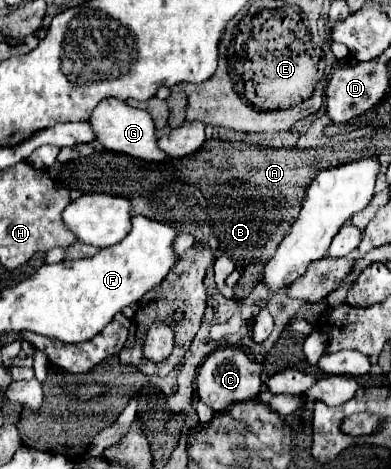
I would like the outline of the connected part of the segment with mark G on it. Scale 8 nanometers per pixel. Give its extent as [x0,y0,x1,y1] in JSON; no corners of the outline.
[90,98,168,162]

